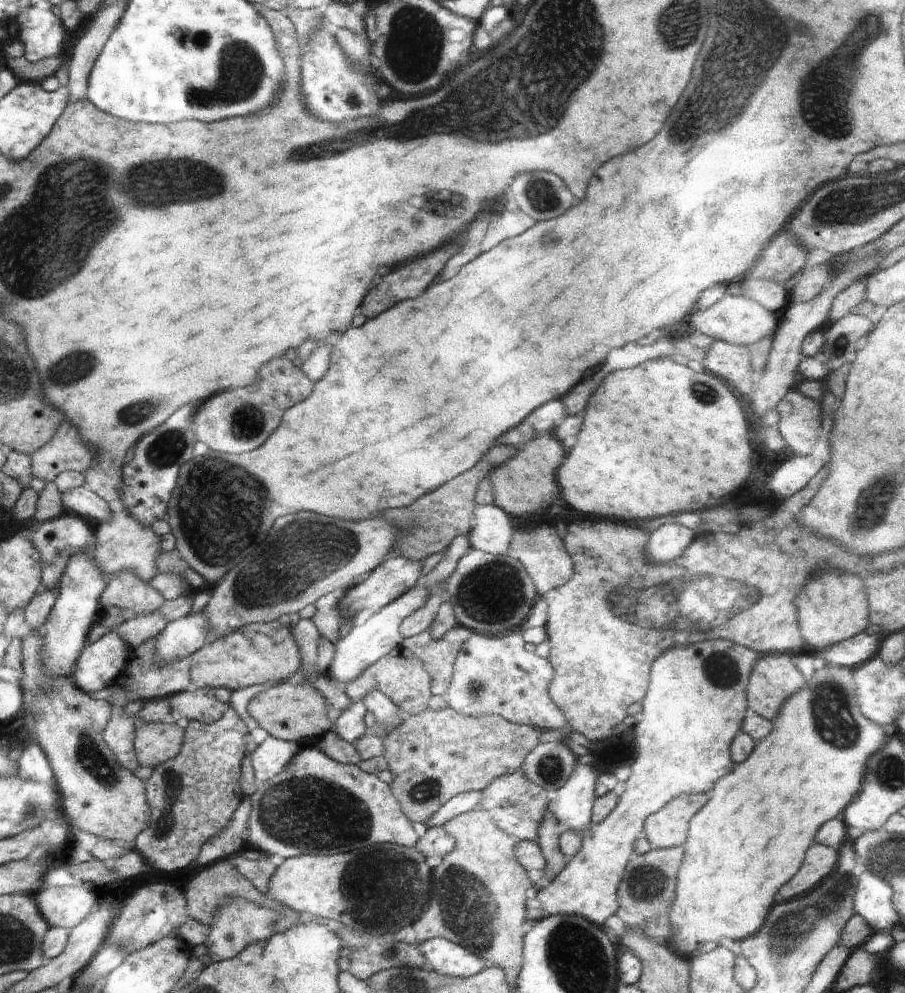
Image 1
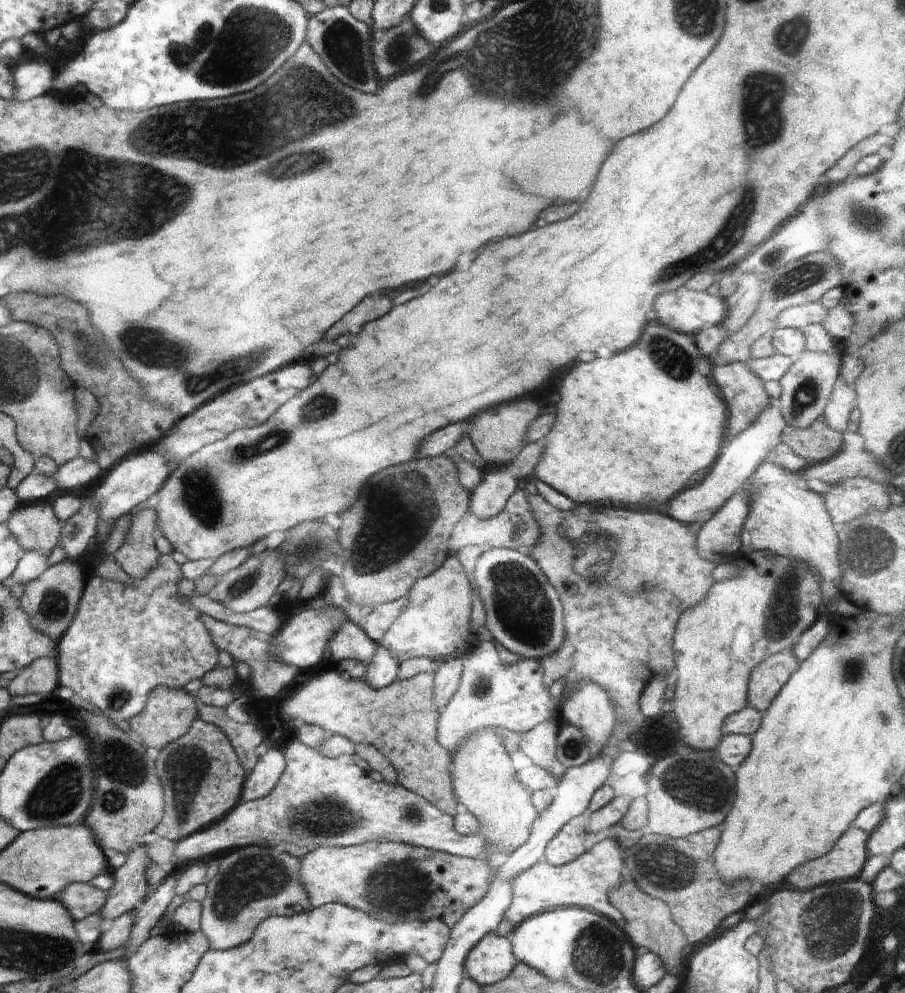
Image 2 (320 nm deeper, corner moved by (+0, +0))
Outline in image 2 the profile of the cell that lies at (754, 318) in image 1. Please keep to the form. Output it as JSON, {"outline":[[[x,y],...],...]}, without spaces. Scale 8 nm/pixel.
{"outline":[[[688,290],[684,298],[660,294],[654,300],[654,312],[660,322],[686,334],[696,334],[700,326],[718,326],[726,316],[726,304],[720,296]]]}

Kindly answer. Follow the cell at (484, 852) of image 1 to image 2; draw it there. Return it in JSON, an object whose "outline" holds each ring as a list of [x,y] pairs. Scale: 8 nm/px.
{"outline":[[[496,728],[480,729],[465,739],[466,741],[461,742],[451,760],[451,764],[454,764],[451,784],[458,804],[466,806],[465,810],[472,812],[480,822],[476,834],[483,836],[483,840],[487,842],[483,857],[489,861],[500,852],[512,852],[522,846],[528,840],[528,834],[530,834],[533,822],[539,812],[532,802],[532,790],[518,780],[518,774],[512,766],[512,758],[508,754],[508,749],[504,747],[502,736],[496,732]]]}

